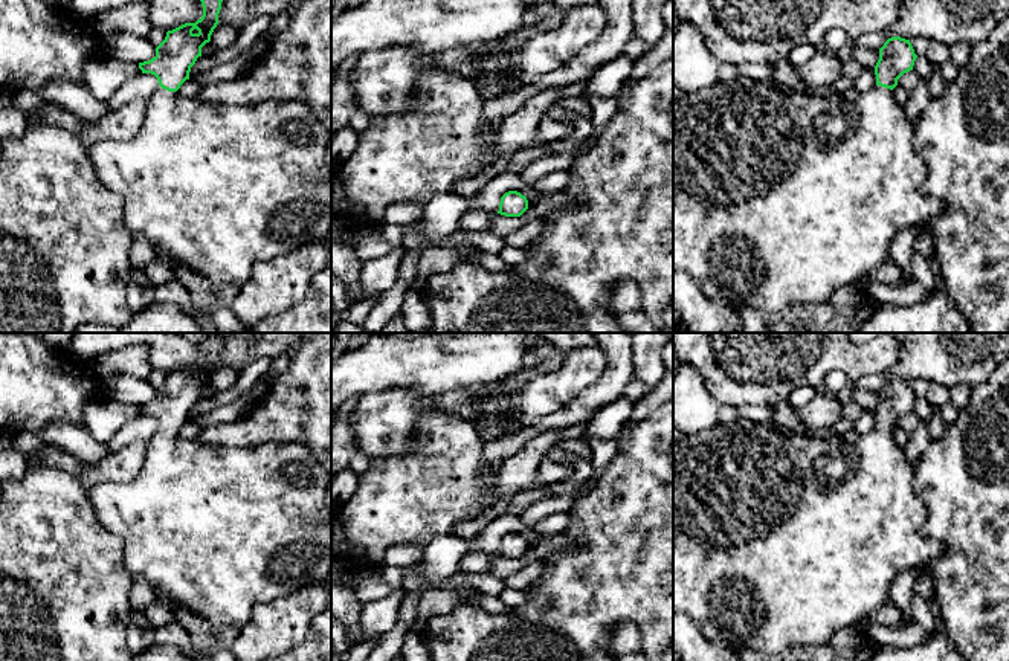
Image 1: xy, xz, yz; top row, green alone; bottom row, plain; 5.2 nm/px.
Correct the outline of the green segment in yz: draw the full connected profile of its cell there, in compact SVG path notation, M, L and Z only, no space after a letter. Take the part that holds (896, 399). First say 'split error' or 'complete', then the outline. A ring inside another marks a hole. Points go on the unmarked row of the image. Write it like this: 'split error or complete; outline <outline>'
split error; outline M888 380L879 391L875 408L876 427L869 434L850 429L841 437L804 437L780 429L777 424L756 423L737 418L734 423L717 424L713 429L673 438L673 614L685 614L714 644L734 652L751 649L765 655L777 655L792 646L823 646L830 643L835 632L856 626L890 600L893 580L910 569L927 569L942 554L942 545L927 537L922 527L928 508L914 490L913 466L896 446L893 430L898 421L913 412L917 397L910 382Z

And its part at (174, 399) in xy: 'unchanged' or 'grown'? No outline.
grown

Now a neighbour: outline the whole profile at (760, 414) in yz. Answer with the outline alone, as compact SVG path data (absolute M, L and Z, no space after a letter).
M742 406L737 408L737 418L746 418L763 424L774 424L774 409L769 406Z

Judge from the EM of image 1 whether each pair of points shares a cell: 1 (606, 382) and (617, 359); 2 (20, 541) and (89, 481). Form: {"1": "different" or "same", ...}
{"1": "same", "2": "different"}

